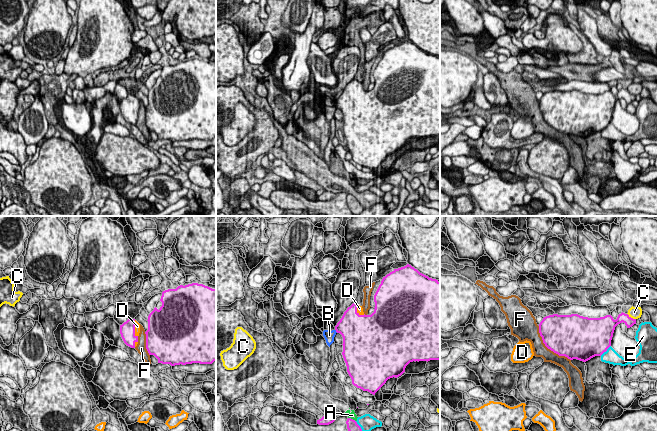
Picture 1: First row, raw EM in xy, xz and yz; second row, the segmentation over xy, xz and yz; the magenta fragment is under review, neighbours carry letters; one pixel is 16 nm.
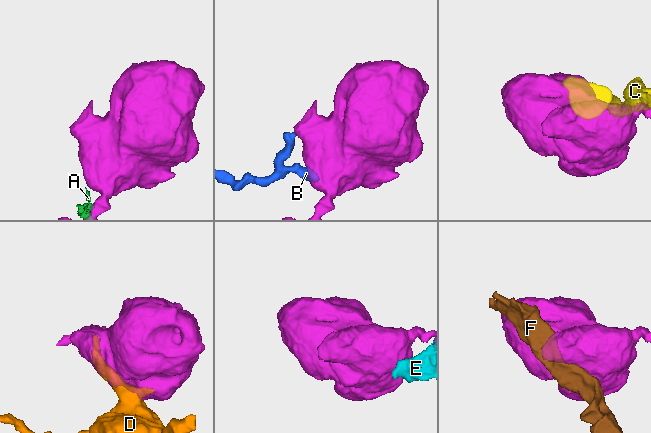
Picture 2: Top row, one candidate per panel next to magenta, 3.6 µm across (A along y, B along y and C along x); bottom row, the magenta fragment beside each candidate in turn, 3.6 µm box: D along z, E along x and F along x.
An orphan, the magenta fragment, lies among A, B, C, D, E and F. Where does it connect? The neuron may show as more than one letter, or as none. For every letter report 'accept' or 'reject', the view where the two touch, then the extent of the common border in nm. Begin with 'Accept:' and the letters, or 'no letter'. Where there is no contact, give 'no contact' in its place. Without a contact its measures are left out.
Accept: D
A: reject; meets magenta in xz; contact 140 nm long
B: reject; meets magenta in xz; contact 70 nm long
C: reject; meets magenta in yz; contact 180 nm long
D: accept; meets magenta in xy; contact 280 nm long
E: reject; meets magenta in yz; contact 240 nm long
F: reject; meets magenta in yz; contact 750 nm long

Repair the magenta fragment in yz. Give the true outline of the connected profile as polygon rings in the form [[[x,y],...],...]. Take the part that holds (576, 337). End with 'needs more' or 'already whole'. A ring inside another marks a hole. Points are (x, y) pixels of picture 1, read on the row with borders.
[[[623,312],[616,320],[611,315],[588,318],[578,314],[553,314],[540,322],[539,333],[545,346],[554,353],[586,362],[607,351],[615,327],[622,322],[630,328],[636,319]]]; already whole

